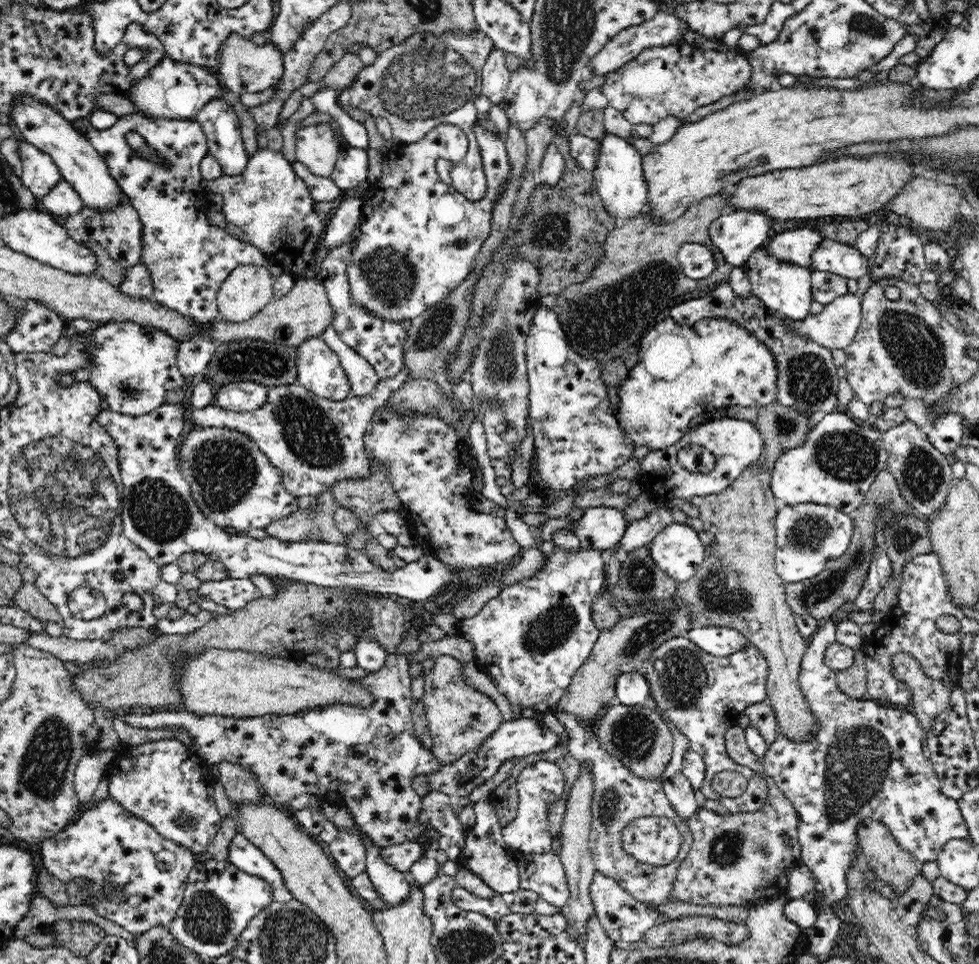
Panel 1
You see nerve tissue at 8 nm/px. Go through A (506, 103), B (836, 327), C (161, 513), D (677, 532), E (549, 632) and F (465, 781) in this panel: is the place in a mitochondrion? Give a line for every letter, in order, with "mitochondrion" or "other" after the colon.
A: other
B: mitochondrion
C: mitochondrion
D: other
E: mitochondrion
F: other

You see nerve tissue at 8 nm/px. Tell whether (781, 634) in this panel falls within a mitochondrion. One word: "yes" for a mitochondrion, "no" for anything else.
no

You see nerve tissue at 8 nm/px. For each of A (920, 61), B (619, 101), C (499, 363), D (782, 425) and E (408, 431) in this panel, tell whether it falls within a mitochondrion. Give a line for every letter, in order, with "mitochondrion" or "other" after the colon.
A: other
B: other
C: mitochondrion
D: mitochondrion
E: mitochondrion

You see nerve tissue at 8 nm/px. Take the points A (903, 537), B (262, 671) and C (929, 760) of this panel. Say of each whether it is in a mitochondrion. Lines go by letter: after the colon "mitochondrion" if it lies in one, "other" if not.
A: mitochondrion
B: other
C: other

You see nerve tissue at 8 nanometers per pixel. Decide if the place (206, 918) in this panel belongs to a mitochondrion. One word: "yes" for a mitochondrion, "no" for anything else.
yes

